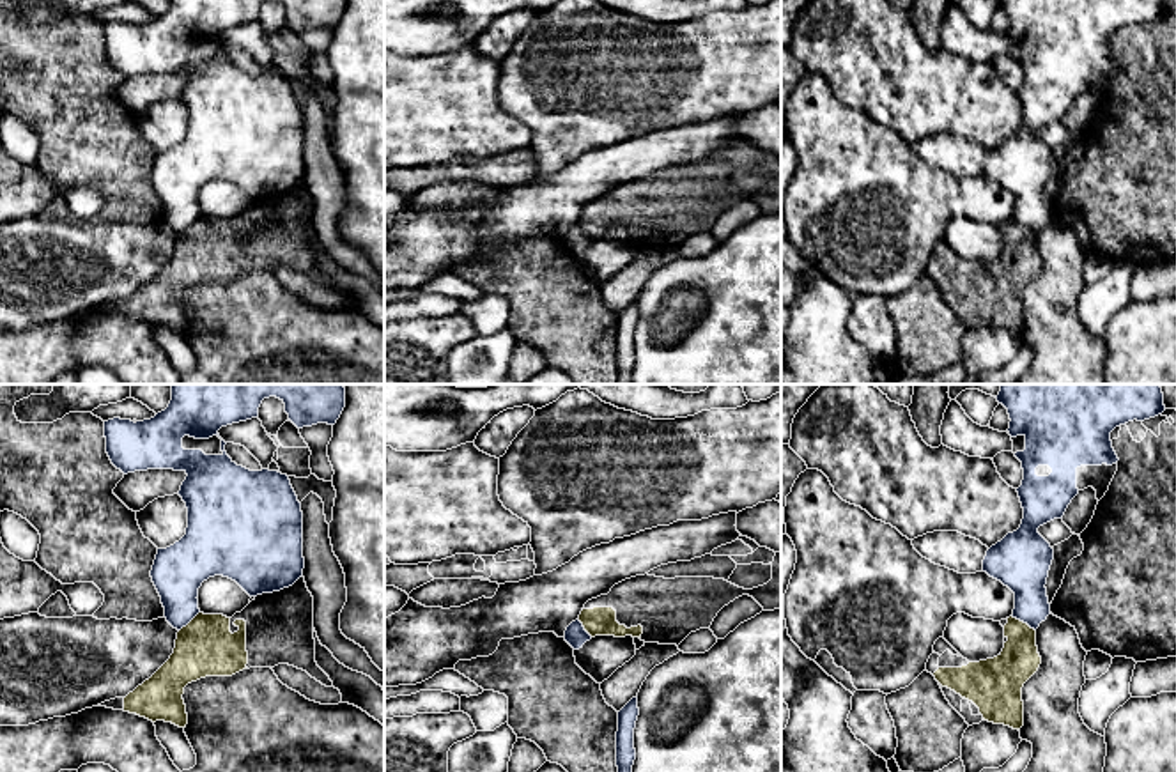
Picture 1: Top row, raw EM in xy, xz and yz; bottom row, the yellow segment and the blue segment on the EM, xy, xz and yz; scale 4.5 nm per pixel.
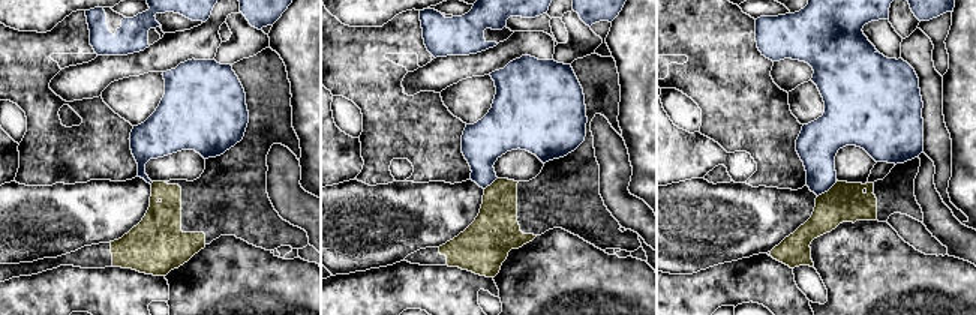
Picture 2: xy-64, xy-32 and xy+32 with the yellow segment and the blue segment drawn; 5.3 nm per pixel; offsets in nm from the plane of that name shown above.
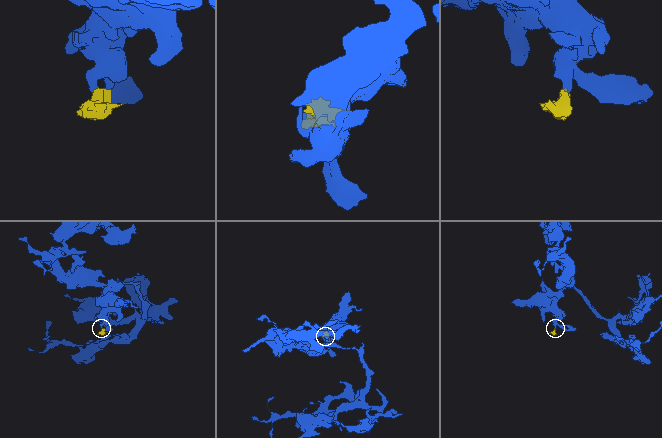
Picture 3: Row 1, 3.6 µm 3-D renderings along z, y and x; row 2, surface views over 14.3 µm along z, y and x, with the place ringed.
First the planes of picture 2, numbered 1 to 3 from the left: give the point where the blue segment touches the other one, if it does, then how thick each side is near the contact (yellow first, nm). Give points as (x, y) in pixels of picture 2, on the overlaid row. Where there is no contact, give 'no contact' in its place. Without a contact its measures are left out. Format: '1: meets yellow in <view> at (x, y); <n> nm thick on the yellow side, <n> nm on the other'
1: no contact
2: meets yellow in xy-32 at (492, 183); 240 nm thick on the yellow side, 220 nm on the other
3: meets yellow in xy+32 at (828, 191); 220 nm thick on the yellow side, 220 nm on the other

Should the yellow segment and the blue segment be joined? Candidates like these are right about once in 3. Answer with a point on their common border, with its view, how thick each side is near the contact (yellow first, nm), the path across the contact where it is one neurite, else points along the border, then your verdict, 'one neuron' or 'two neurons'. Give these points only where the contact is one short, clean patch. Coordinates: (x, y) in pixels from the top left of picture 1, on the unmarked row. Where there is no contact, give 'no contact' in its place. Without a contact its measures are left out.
contact yz (1022, 225); calibres 190 and 220 nm; border yz (1012, 218), (1035, 234); two neurons

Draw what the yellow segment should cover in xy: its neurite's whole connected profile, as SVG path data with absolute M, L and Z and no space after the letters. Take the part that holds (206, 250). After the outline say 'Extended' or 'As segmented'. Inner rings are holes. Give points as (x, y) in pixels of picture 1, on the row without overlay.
M198 216L177 235L170 262L126 301L115 301L97 310L136 317L152 326L165 324L186 331L188 317L184 290L205 280L232 280L248 267L246 225Z. Extended

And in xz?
M593 211L583 212L579 218L579 225L583 227L584 234L595 239L615 239L615 241L641 241L643 230L631 230L620 228L616 225L616 214L613 211Z. As segmented

